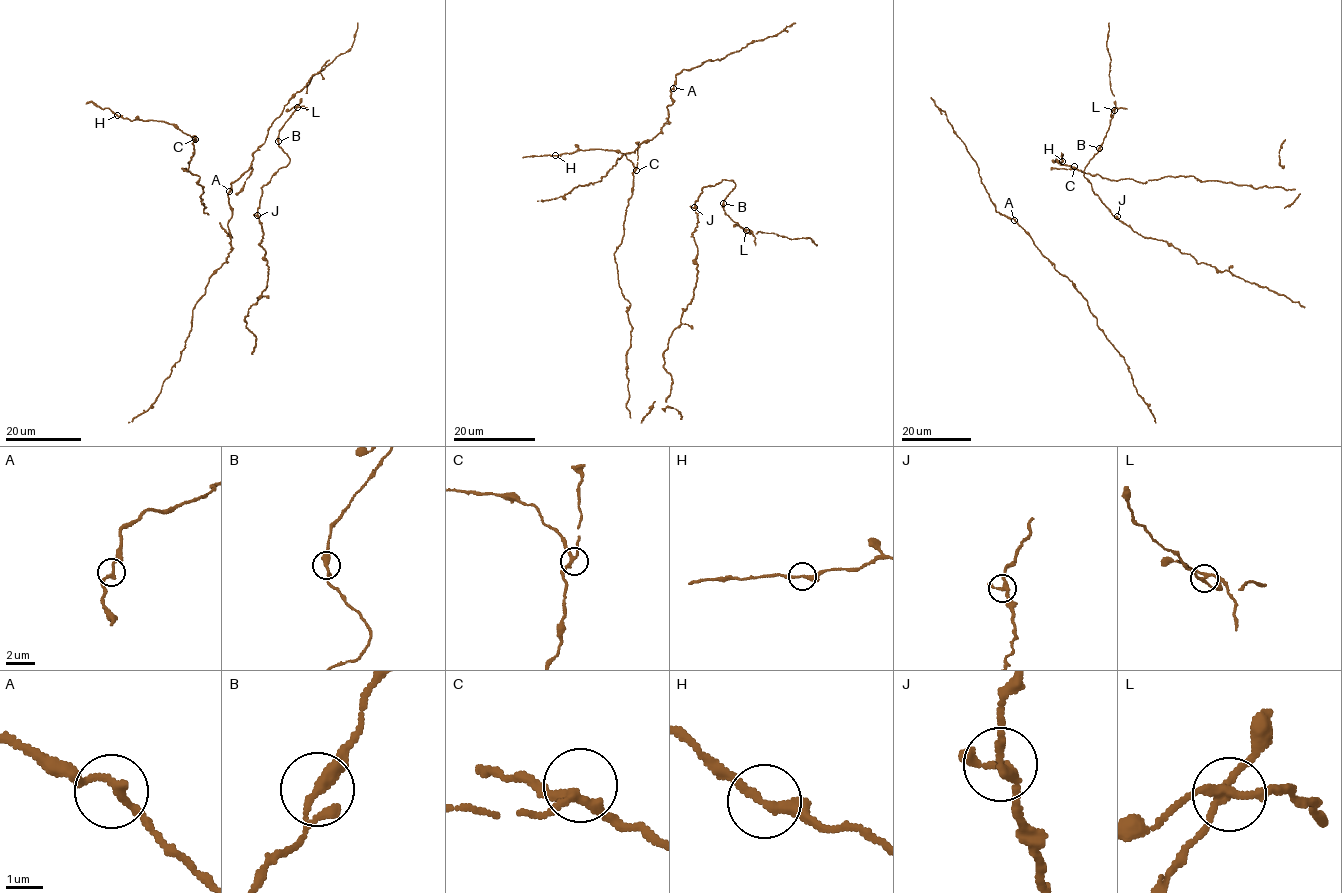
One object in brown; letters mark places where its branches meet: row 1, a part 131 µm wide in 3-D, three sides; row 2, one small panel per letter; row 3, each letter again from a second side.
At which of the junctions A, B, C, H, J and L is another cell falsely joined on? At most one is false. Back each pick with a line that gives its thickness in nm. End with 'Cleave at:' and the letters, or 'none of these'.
L: 220 nm
Cleave at: L

